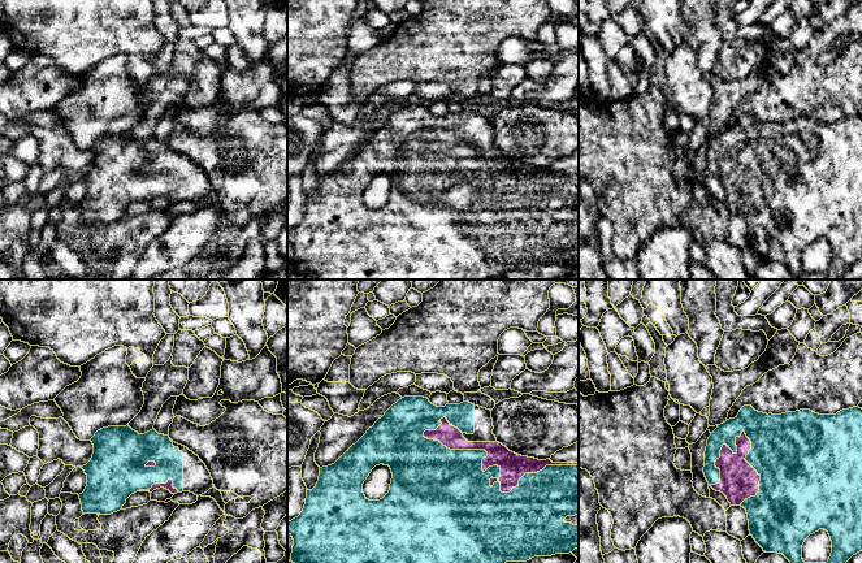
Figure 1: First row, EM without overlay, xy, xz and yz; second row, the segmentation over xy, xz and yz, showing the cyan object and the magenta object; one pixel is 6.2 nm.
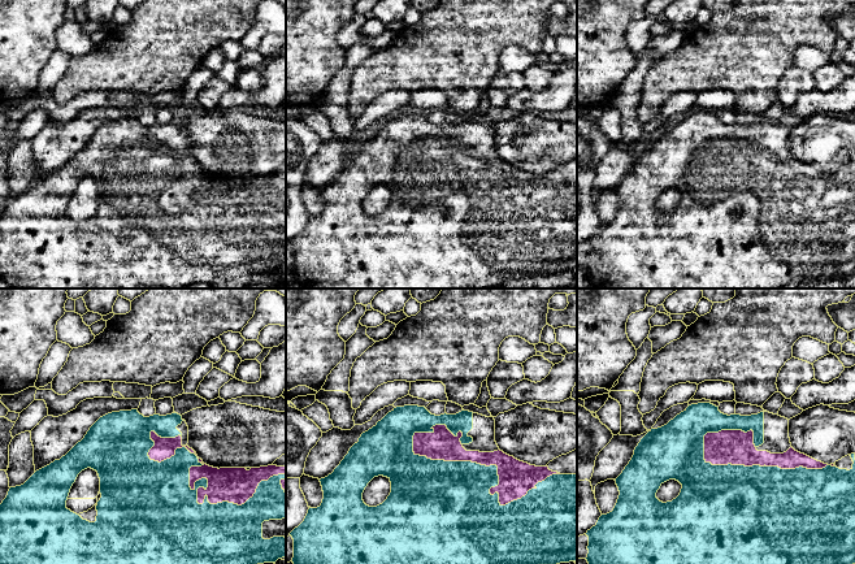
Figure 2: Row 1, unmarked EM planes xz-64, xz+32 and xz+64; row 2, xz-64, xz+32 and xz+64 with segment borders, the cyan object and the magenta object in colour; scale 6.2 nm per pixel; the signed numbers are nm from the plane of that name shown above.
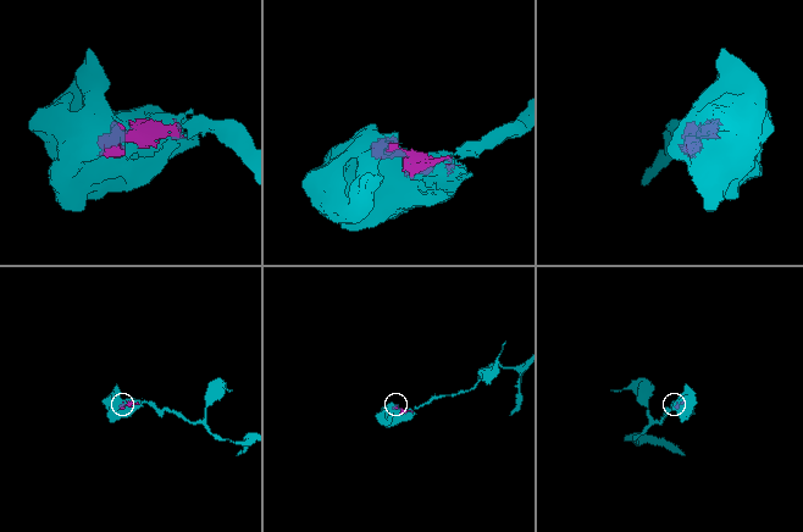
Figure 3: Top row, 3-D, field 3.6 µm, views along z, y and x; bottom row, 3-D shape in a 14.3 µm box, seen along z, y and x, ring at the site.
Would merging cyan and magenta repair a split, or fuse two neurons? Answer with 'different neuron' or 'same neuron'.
same neuron

